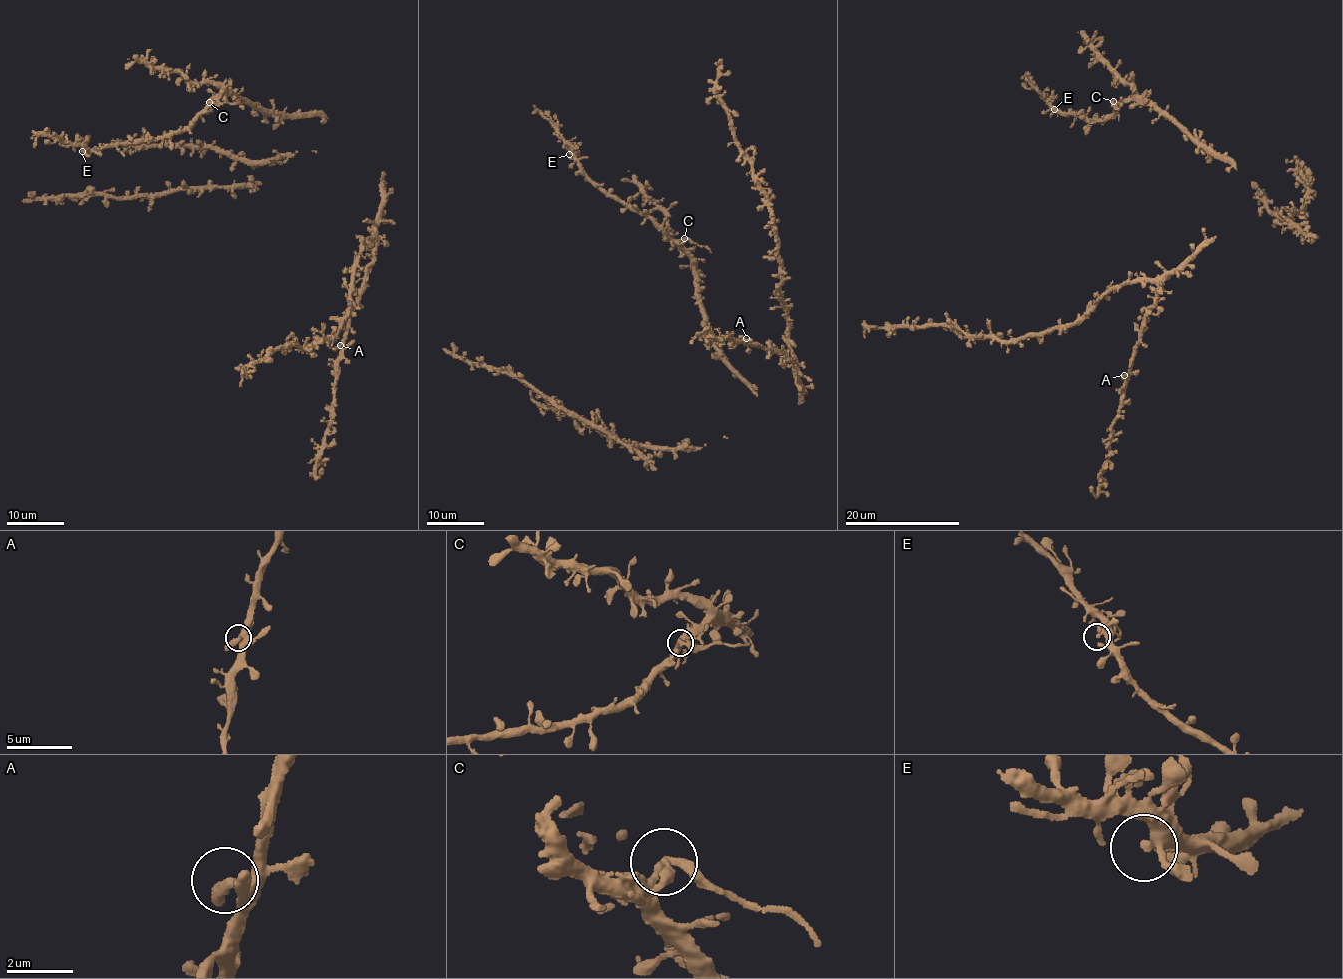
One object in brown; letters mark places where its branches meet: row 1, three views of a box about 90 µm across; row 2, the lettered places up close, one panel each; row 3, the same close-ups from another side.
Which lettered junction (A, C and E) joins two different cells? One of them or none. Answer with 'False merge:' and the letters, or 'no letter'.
False merge: C

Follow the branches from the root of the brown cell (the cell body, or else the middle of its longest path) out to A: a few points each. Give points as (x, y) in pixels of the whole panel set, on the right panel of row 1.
A: (1204, 228), (1205, 243), (1163, 282), (1156, 304), (1146, 317), (1131, 369), (1124, 375)

